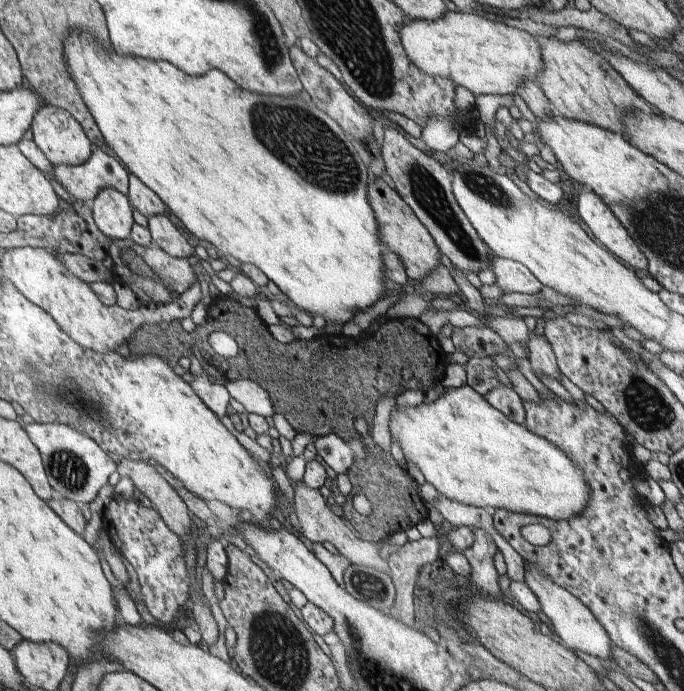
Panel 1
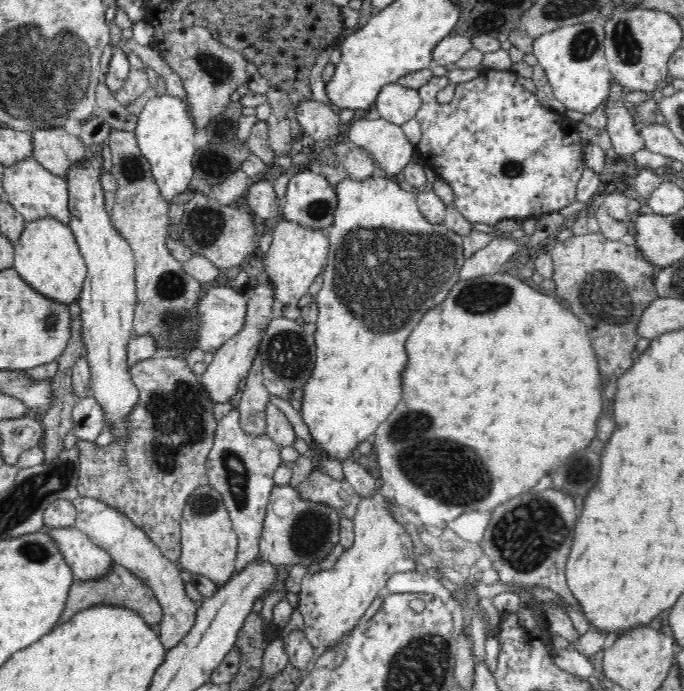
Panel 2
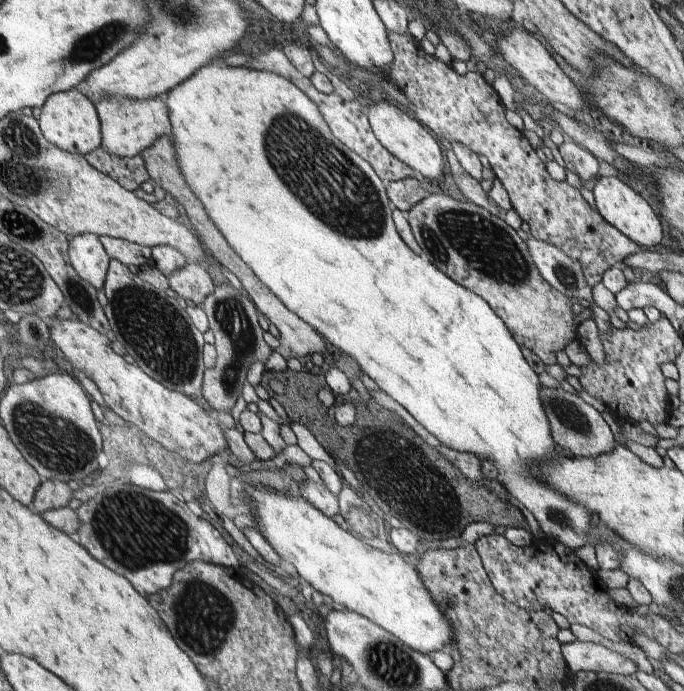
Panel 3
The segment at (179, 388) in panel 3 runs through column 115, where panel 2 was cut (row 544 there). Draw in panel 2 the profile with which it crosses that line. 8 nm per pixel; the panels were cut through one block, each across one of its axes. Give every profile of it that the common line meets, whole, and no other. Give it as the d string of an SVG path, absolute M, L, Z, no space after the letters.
M276 485L269 491L268 504L265 505L264 524L261 528L259 552L271 561L273 565L279 566L302 566L306 568L314 561L321 563L330 552L330 549L340 540L340 525L337 512L338 508L329 508L327 504L310 502L307 498L300 497L298 490L290 485Z

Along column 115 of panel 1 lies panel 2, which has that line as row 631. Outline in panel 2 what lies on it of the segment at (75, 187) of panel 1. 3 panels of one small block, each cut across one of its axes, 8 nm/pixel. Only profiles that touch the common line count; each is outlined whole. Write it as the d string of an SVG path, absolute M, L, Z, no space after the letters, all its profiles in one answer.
M78 495L72 500L76 511L74 526L88 538L103 548L121 567L126 567L134 576L147 584L161 608L161 619L158 623L158 638L165 649L172 648L182 640L195 623L199 604L193 601L185 591L185 583L180 578L180 568L176 562L166 558L161 550L120 511L104 504L95 498Z

